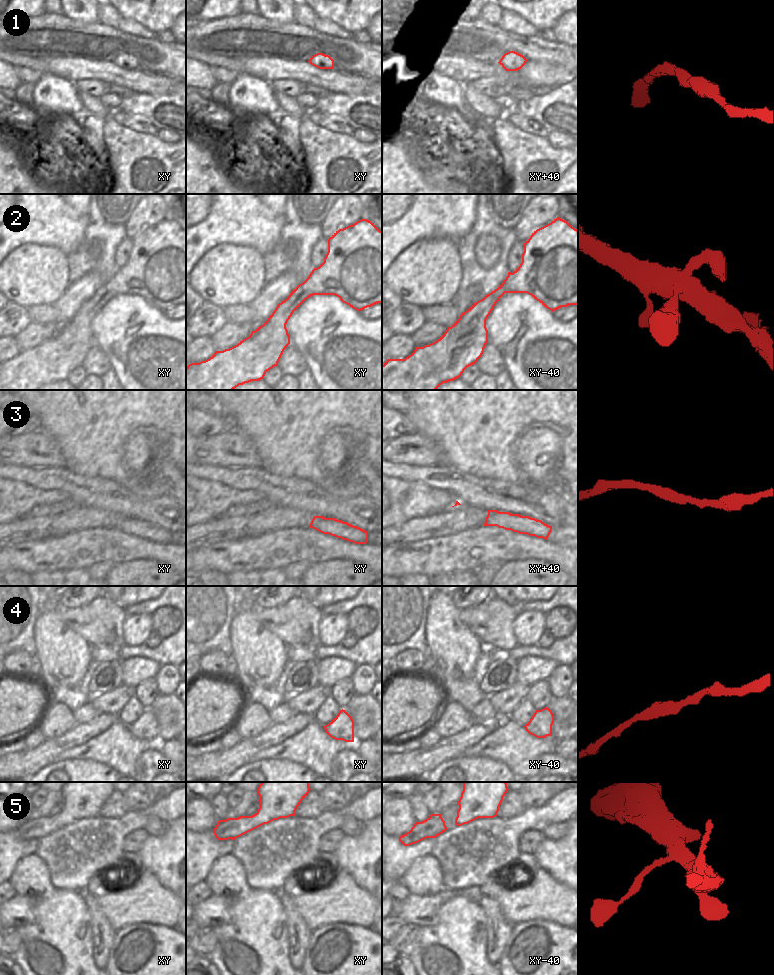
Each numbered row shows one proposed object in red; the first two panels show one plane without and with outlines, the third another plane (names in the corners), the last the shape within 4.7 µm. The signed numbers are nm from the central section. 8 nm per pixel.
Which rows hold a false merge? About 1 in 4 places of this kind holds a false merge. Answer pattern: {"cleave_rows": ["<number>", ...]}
{"cleave_rows": []}

